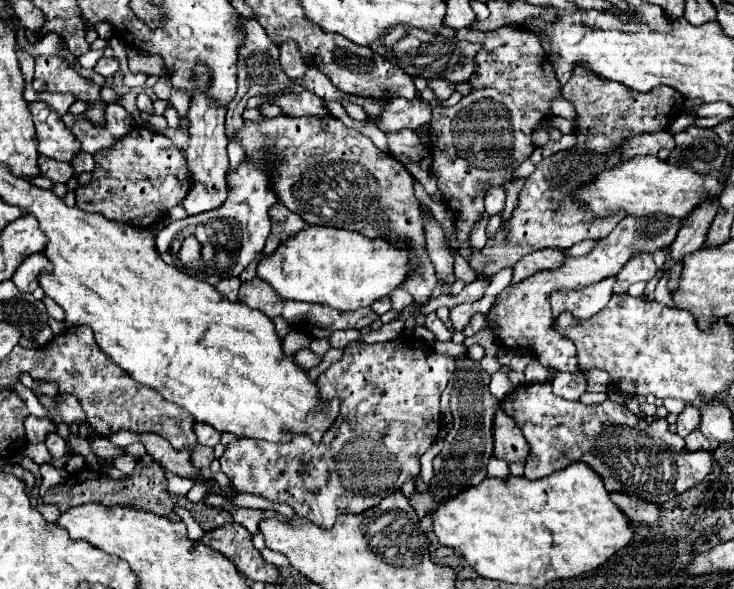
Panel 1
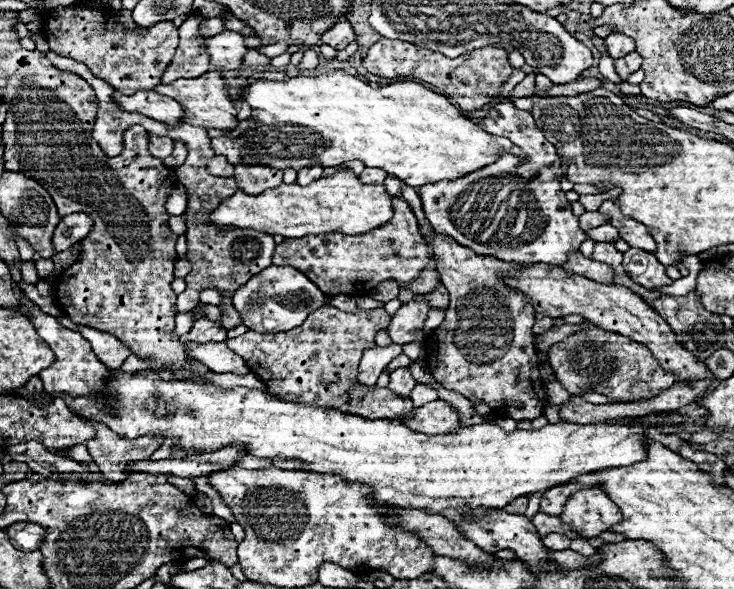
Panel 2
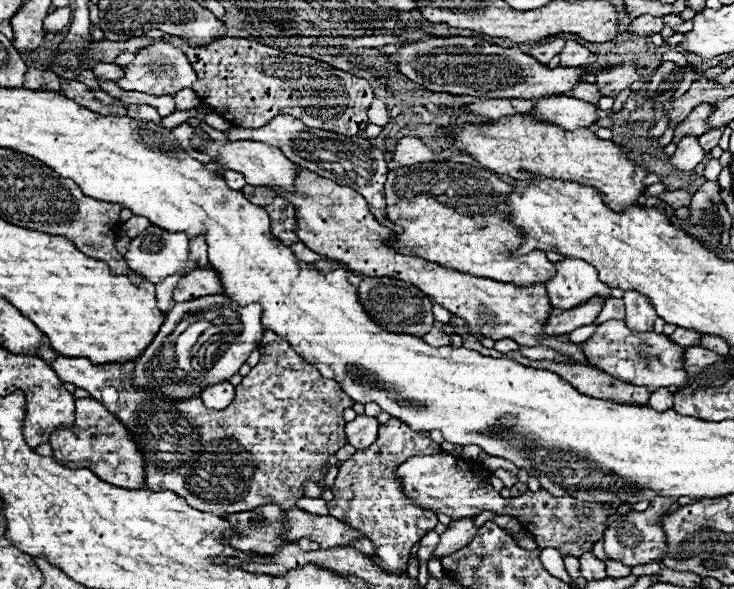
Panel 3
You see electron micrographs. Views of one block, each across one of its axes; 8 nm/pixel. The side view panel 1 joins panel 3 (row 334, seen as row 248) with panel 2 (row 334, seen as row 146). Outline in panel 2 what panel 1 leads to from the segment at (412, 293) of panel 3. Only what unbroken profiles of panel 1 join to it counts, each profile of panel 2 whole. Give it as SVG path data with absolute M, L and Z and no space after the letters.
M322 306L312 312L298 328L278 334L246 334L226 340L232 352L242 356L250 370L264 380L266 390L280 400L304 400L308 404L328 404L342 408L348 402L350 388L356 384L358 364L364 348L370 348L380 330L386 330L391 316L383 309L344 312L334 306Z

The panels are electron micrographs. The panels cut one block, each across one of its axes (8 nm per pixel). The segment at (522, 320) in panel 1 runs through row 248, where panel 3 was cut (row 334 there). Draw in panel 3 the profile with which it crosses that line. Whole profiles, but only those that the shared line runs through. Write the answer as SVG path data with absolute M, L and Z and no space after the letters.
M608 320L602 322L596 332L580 344L588 362L610 376L620 376L620 380L628 380L636 386L646 386L652 390L686 386L686 372L682 370L682 354L684 348L676 346L664 334L656 332L632 332L626 328L624 320Z

